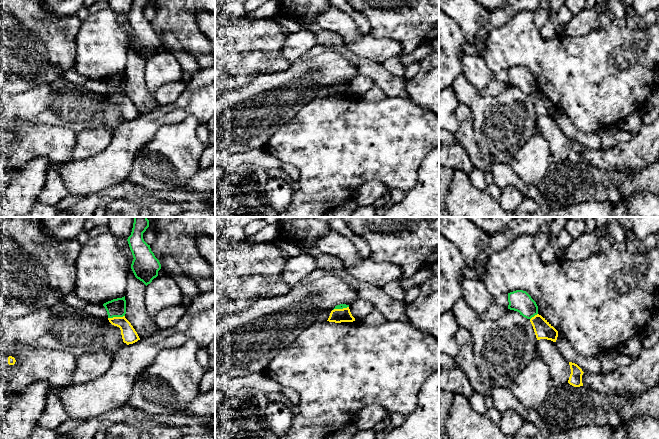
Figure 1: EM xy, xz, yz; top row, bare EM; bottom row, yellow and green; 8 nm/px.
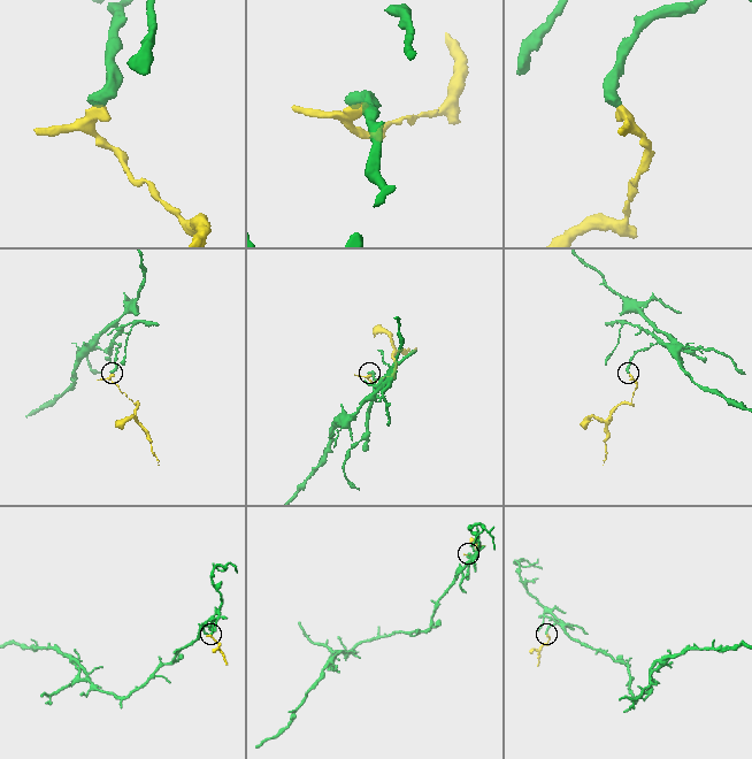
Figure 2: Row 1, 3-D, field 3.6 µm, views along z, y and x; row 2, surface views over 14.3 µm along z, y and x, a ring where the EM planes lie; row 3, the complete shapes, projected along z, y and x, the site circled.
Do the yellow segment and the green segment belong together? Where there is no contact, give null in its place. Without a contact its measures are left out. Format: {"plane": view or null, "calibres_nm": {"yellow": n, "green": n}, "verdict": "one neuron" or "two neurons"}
{"plane": "xy", "calibres_nm": {"yellow": 120, "green": 140}, "verdict": "two neurons"}

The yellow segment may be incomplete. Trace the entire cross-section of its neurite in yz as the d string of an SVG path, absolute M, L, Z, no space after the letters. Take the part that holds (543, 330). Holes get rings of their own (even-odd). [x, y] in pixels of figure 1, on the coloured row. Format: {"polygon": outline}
{"polygon": "M537 314L530 319L537 340L547 339L556 342L558 331L541 315Z"}

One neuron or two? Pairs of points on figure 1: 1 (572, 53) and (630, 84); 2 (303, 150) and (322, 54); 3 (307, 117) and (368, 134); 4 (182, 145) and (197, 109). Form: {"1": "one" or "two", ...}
{"1": "one", "2": "two", "3": "one", "4": "two"}

